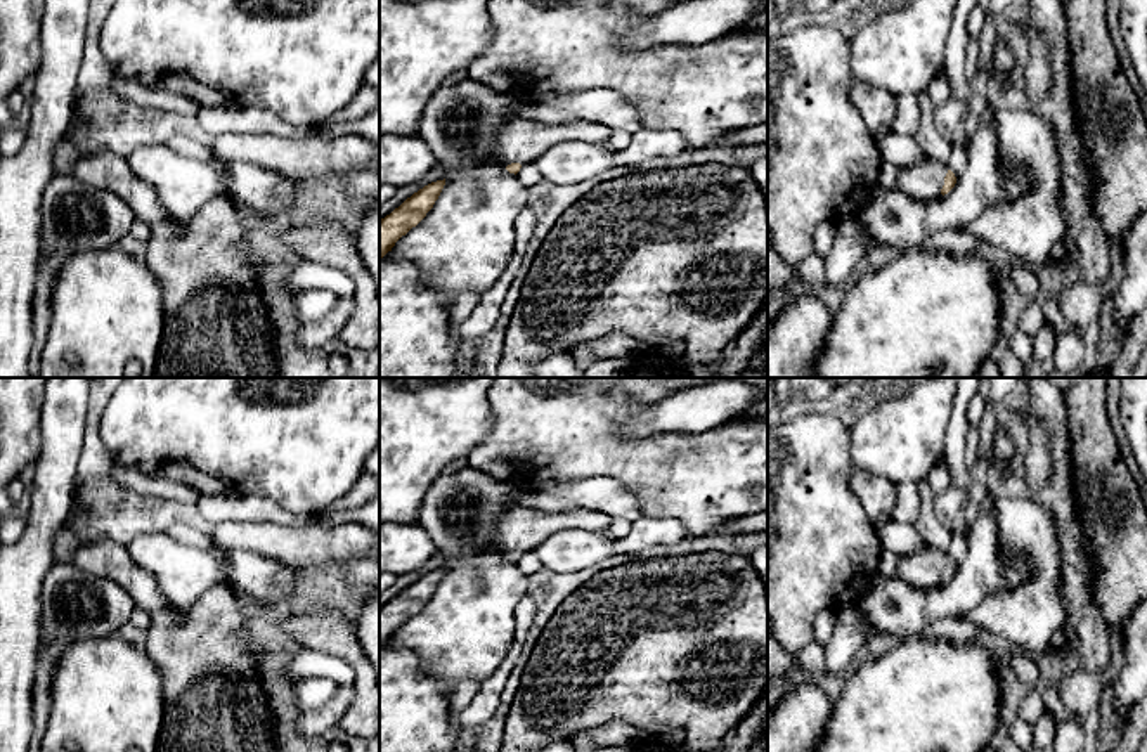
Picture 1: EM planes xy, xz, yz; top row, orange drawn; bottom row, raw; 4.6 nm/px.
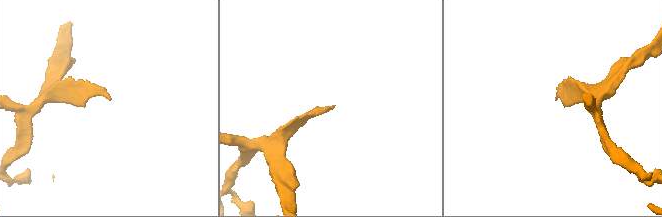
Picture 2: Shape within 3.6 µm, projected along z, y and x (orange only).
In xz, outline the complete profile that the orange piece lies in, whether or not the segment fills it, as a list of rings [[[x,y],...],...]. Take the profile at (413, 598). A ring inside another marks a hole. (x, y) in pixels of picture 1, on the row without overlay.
[[[444,568],[431,570],[407,586],[399,596],[379,608],[379,646],[383,646],[395,631],[416,615],[438,587]]]

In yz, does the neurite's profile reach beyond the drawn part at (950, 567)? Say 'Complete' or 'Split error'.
Split error

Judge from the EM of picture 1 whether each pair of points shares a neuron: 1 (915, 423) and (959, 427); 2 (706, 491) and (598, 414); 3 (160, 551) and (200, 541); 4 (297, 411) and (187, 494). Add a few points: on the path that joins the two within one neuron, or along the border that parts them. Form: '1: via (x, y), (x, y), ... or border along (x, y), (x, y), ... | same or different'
1: border along (955, 395), (941, 460) | different
2: via (676, 475), (636, 463), (617, 444) | same
3: border along (162, 531), (203, 550), (222, 546) | different
4: border along (153, 479), (181, 480), (201, 494) | different

